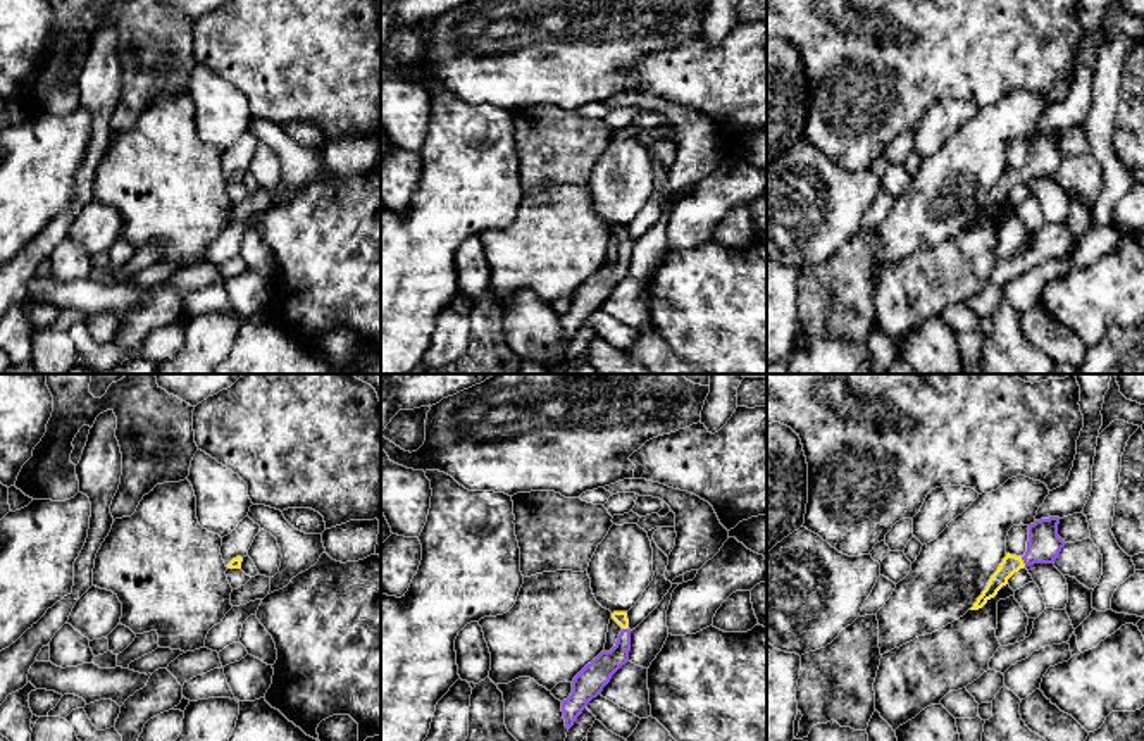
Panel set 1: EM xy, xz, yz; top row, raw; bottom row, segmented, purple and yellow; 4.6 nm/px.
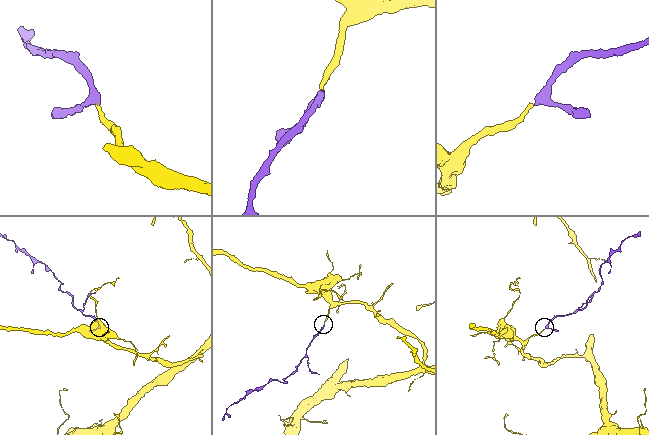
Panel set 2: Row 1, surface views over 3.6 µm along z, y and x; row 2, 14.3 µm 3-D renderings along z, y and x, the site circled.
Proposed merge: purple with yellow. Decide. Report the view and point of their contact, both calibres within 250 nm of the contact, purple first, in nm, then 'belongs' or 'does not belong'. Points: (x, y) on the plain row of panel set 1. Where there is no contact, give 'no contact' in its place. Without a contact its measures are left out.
yz (1022, 173) | 160/90 nm | belongs

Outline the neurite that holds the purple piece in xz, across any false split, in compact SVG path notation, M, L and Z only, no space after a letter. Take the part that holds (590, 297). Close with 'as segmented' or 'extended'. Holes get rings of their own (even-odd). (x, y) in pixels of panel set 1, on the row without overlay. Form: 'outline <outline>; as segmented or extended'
outline M613 226L612 233L622 241L615 260L601 265L572 295L572 307L562 315L565 341L570 343L588 317L601 308L612 290L629 276L631 243L627 226Z; extended

